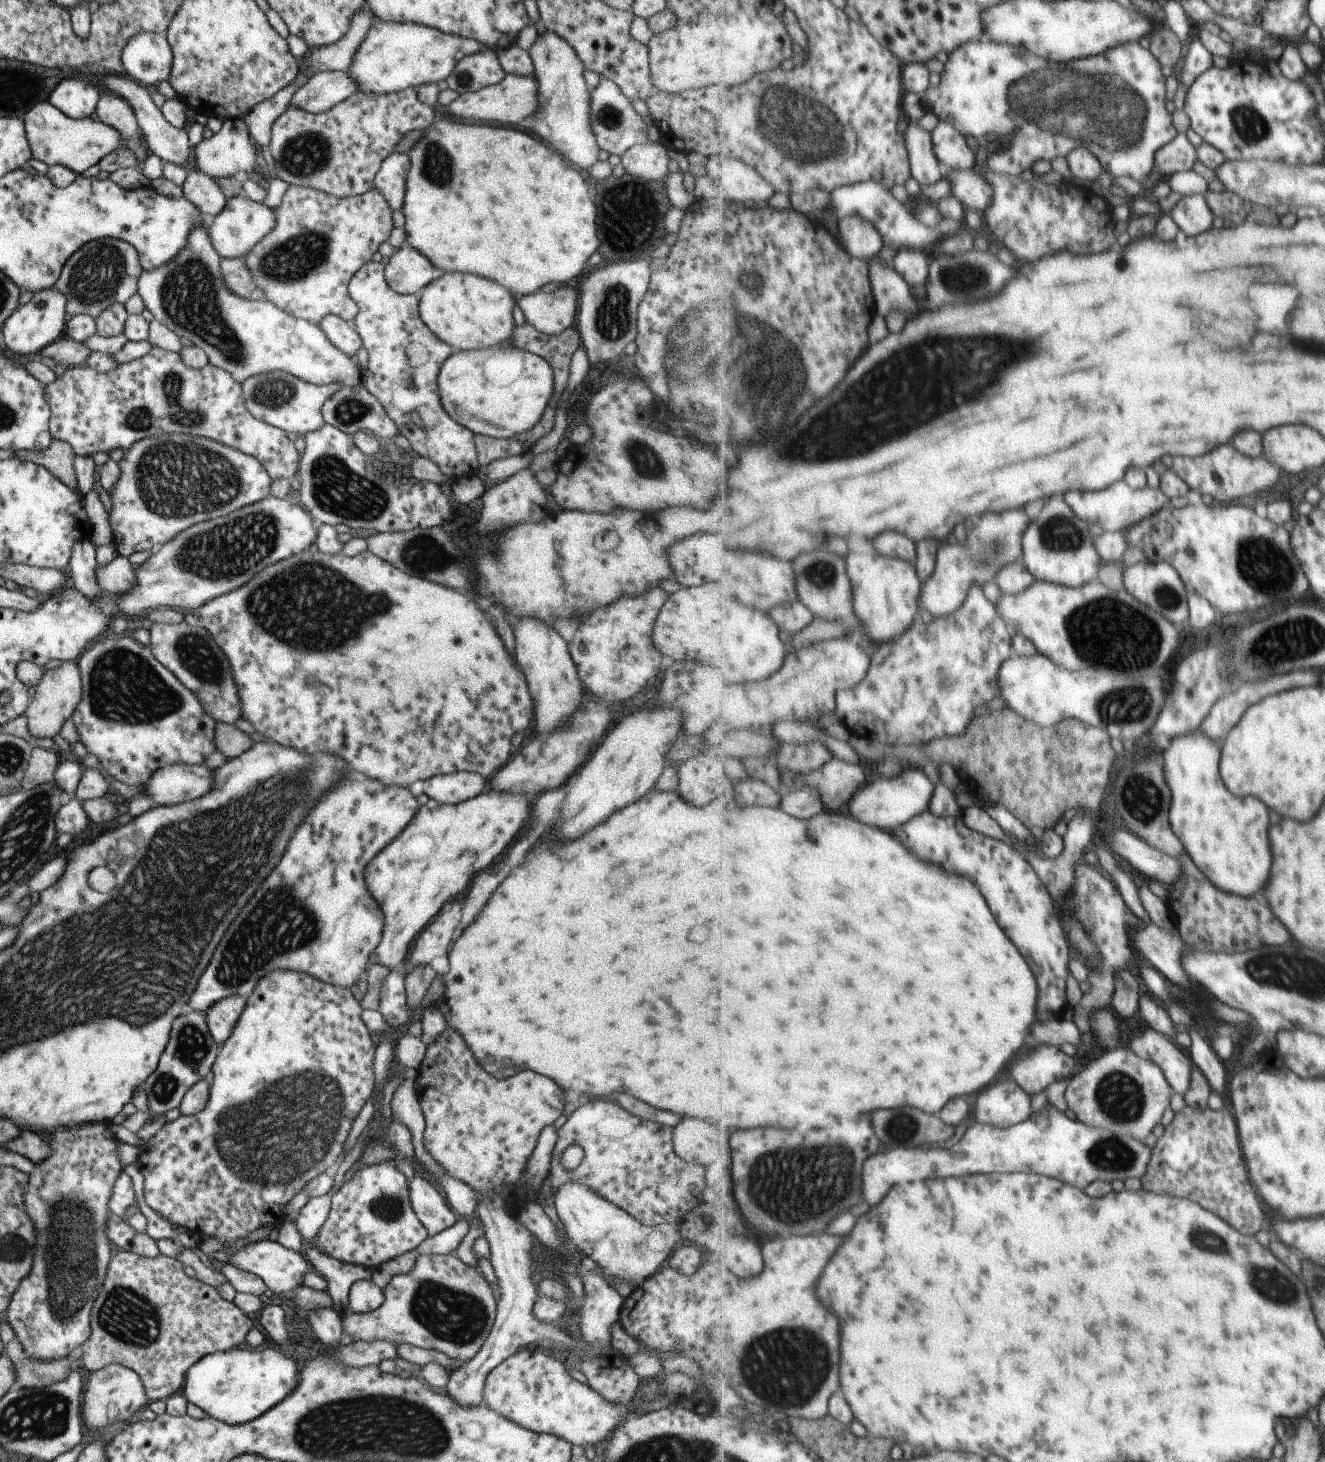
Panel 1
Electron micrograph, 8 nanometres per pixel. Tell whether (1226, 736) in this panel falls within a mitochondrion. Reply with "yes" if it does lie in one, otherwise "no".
no

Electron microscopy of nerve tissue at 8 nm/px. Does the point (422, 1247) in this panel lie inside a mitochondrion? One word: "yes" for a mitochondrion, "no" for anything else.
no

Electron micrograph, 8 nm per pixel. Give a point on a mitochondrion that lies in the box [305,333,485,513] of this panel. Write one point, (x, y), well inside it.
(350, 411)

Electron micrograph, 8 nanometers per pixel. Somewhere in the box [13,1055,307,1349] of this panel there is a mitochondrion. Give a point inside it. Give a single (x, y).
(70, 1269)

